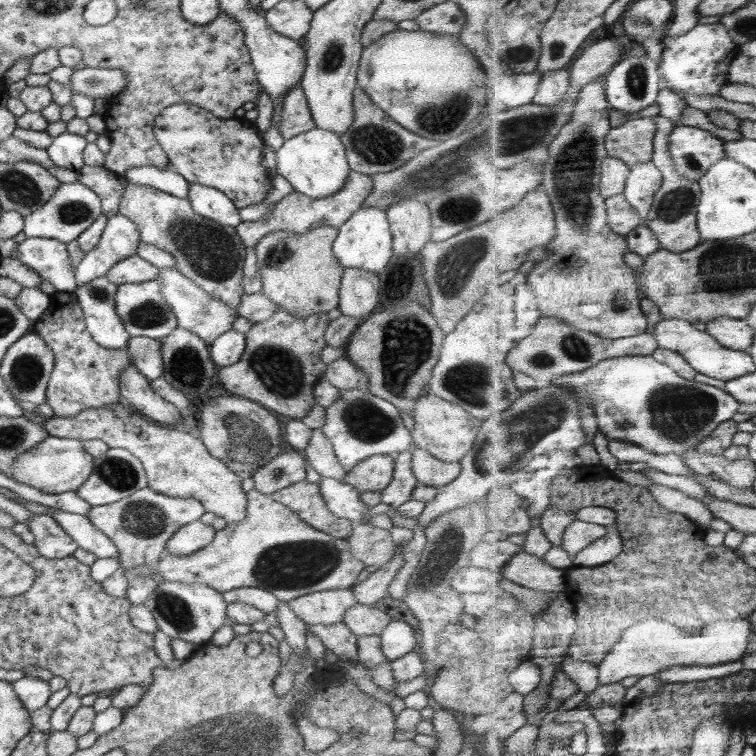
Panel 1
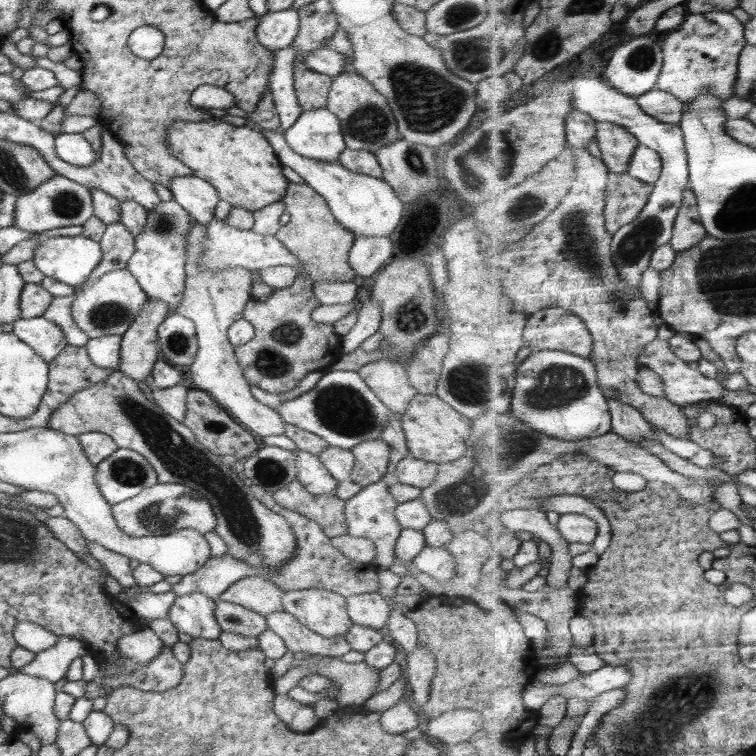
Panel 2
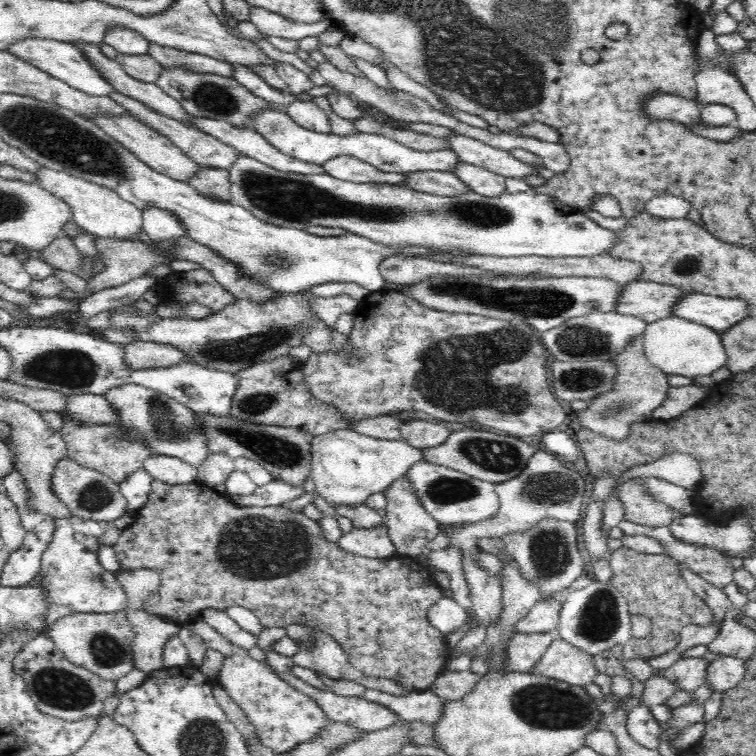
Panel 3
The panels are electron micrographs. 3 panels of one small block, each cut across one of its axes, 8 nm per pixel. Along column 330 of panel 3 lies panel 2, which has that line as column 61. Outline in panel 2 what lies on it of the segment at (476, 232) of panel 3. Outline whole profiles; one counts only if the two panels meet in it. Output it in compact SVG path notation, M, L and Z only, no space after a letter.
M55 175L32 192L16 197L14 214L14 230L21 231L23 236L53 232L66 226L82 226L93 215L91 192L82 184Z

